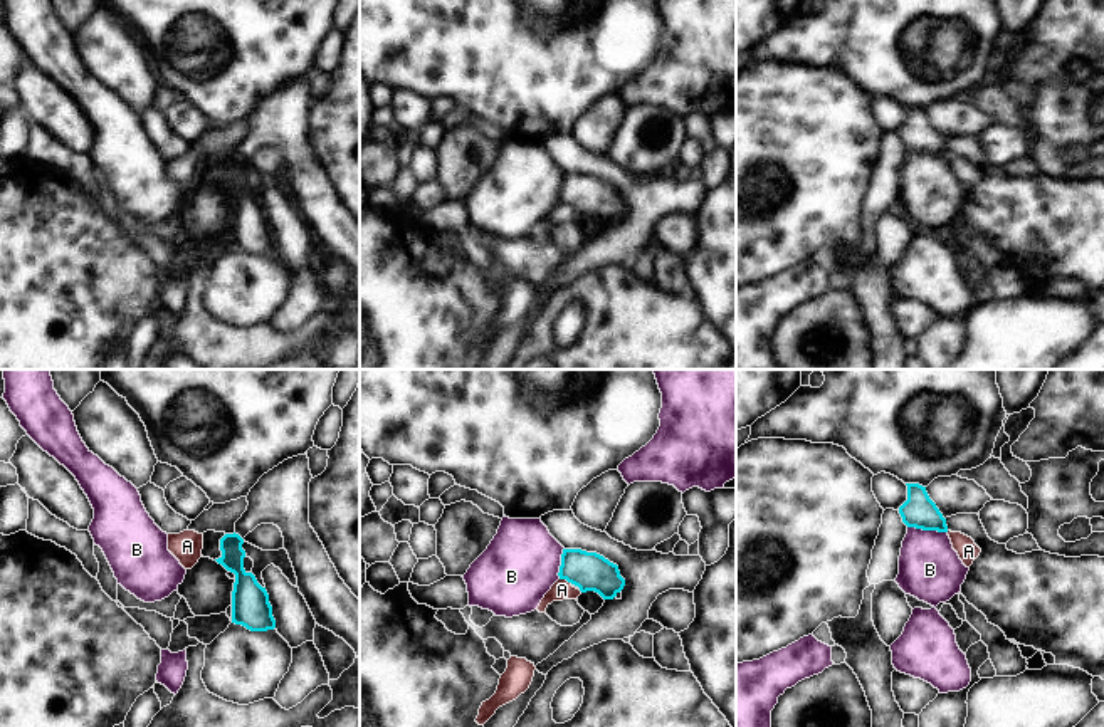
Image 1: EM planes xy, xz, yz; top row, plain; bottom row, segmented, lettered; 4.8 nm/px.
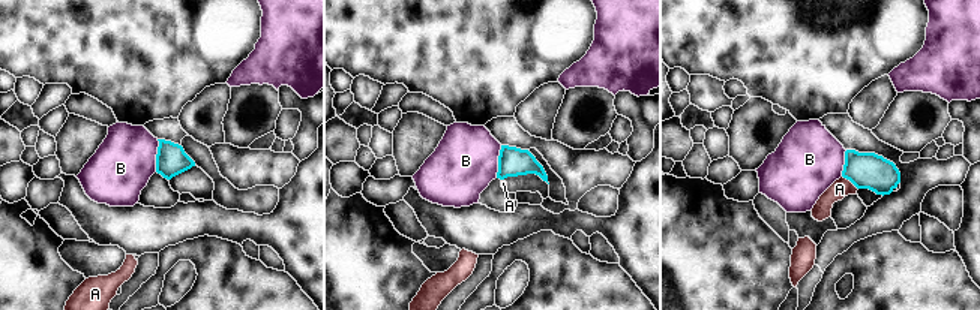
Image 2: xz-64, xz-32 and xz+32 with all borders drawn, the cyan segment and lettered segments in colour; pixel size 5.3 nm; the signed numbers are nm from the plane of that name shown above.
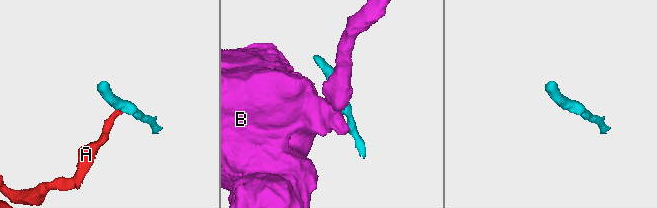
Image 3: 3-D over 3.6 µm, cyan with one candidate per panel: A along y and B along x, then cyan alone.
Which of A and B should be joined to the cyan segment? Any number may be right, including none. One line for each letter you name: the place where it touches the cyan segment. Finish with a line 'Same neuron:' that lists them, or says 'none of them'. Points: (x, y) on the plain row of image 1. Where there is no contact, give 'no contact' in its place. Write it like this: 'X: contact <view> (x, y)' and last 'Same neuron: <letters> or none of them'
Same neuron: none of them

